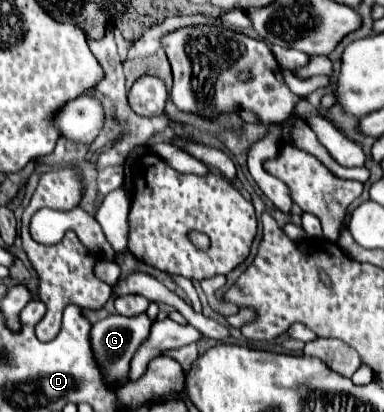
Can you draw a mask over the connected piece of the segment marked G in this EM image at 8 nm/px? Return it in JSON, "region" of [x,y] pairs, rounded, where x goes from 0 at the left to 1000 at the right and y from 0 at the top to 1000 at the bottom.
{"region":[[[292,762],[260,782],[250,782],[240,791],[240,840],[245,840],[245,859],[255,869],[255,883],[271,893],[276,903],[276,922],[286,932],[297,927],[318,927],[333,913],[339,898],[339,879],[354,859],[354,850],[385,825],[391,816],[391,796],[396,796],[396,777],[385,772],[385,762],[359,762],[359,767],[313,767],[313,762]]]}

